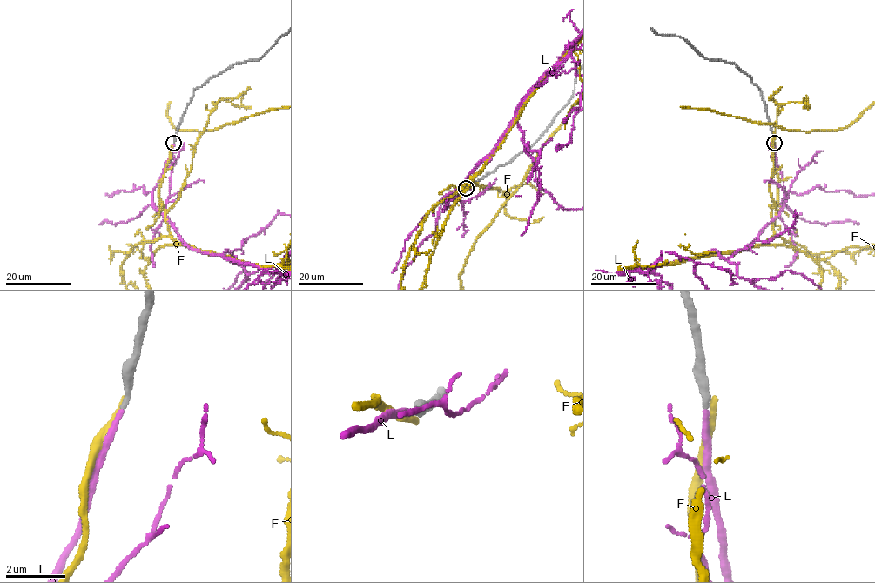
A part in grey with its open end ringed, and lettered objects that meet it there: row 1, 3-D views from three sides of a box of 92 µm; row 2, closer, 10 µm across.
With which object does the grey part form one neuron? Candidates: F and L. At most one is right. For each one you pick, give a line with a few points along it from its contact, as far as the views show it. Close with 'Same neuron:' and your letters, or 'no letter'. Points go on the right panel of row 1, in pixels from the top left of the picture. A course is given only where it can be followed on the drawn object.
Same neuron: L

